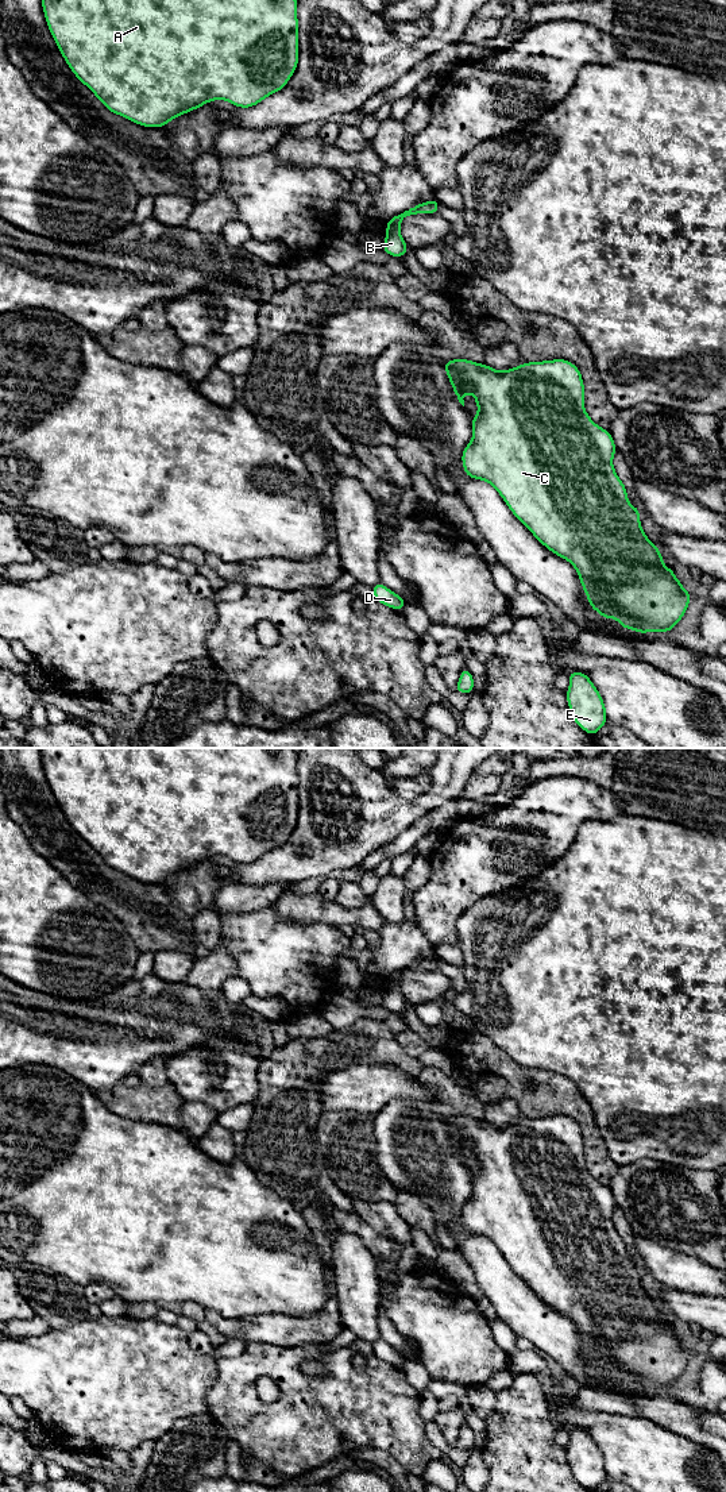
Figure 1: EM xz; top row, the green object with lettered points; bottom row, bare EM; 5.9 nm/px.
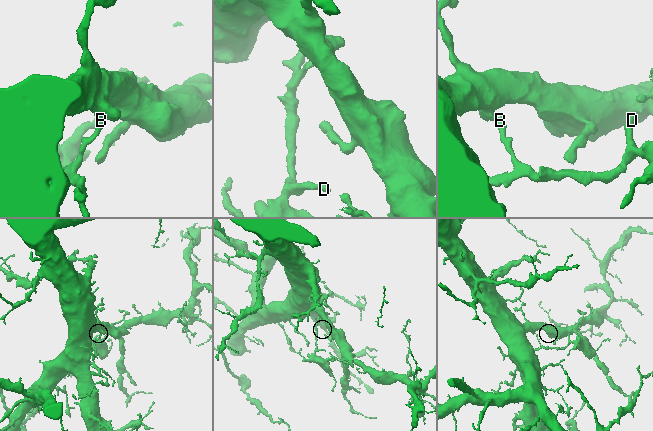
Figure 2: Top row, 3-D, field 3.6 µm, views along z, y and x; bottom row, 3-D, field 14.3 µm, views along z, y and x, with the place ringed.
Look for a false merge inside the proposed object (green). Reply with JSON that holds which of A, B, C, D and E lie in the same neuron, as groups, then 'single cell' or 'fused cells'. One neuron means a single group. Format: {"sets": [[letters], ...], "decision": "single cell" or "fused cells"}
{"sets": [["A", "C", "E"], ["B", "D"]], "decision": "fused cells"}

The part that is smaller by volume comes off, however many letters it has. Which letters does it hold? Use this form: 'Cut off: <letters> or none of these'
Cut off: B, D

